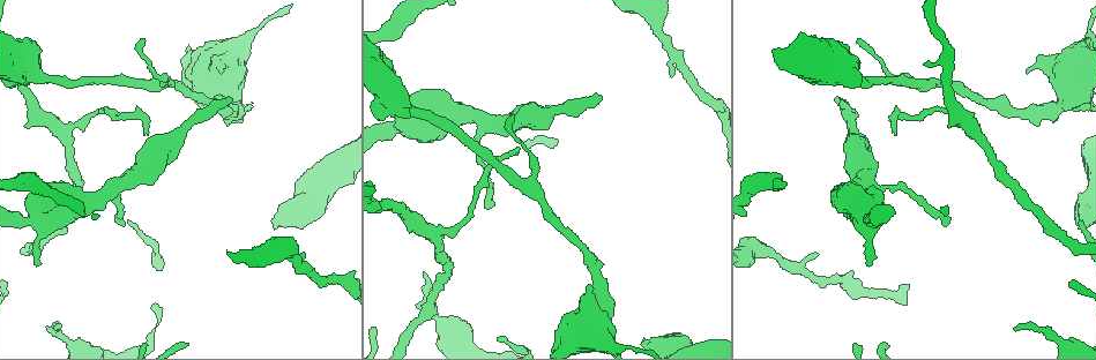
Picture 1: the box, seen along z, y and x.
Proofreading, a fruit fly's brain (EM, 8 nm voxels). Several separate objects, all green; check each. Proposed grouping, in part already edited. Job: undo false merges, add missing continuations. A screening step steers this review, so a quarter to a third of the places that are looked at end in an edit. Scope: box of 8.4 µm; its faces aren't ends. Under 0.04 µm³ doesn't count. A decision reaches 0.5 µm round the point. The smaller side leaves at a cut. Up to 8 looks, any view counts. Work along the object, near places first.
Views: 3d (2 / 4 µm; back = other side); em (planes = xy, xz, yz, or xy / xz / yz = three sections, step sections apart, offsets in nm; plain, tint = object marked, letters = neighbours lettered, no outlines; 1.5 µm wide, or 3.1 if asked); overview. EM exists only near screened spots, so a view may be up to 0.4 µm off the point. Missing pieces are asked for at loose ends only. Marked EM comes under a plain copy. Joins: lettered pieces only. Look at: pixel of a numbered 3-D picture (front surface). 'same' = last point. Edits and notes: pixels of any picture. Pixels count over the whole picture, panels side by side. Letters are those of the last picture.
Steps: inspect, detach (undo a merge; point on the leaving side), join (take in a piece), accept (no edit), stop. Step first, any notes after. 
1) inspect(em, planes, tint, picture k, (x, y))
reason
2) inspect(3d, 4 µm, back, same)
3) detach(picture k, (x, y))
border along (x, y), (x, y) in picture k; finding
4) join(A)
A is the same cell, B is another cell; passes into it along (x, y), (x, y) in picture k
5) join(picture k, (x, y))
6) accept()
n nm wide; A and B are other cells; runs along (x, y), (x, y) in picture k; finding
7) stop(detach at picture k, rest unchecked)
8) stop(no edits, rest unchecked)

inspect(3d, 4 µm, picture 1, (871, 223))
thick turns thin

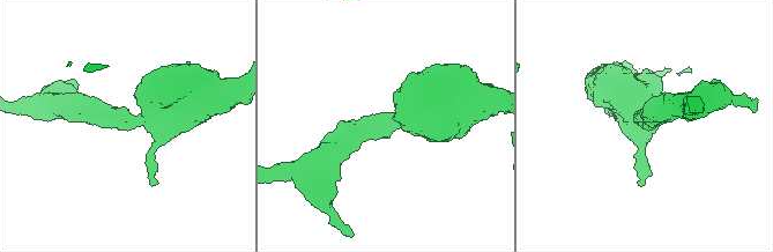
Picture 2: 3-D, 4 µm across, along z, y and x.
inspect(em, planes, letters, picture 2, (642, 122))

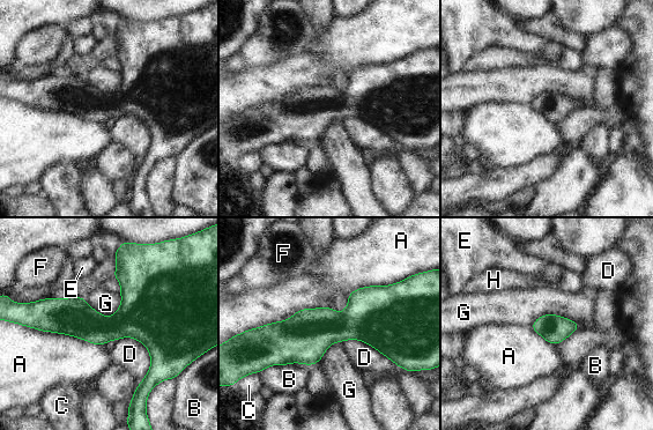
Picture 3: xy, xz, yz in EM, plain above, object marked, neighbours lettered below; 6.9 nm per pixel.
accept()
A, B, C, D, E, F, G and H are other cells; runs along (370, 323), (294, 341), (232, 341) in picture 3; all the same cell

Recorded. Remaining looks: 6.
inspect(em, planes, tint, picture 1, (513, 152))
long arm stops here

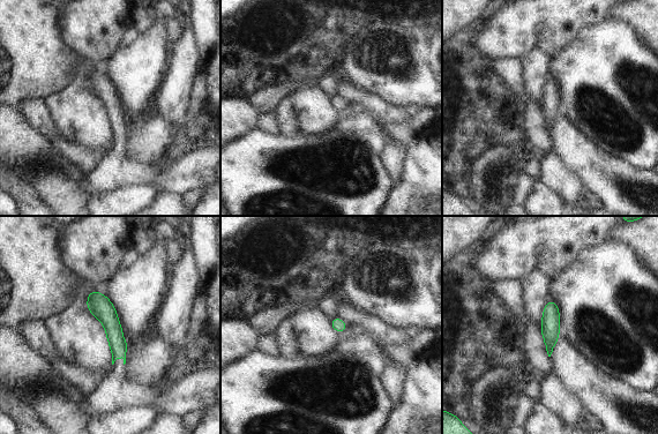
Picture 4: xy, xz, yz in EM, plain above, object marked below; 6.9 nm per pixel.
inspect(em, planes, letters, same)
see the neighbours

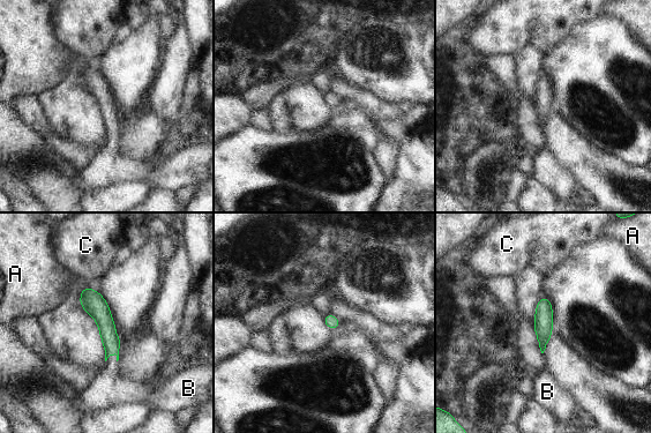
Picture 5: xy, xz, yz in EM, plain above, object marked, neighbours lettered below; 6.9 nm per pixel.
join(B)
B touches over 100 nm; B is the same cell, A and C are other cells; passes into it along (104, 320), (110, 355), (107, 388) in picture 5; the cell continues

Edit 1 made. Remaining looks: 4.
inspect(em, planes, letters, picture 1, (426, 273))
tapers out

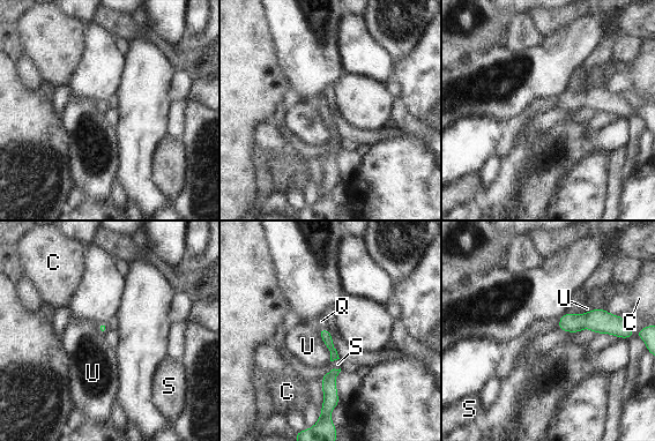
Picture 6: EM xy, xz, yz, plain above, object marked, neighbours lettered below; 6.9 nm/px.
join(Q)
Q is the same cell, C, S and U are other cells; passes into it along (324, 333), (321, 327), (321, 321) in picture 6; the cell continues

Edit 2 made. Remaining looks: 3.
stop(join at picture 5, join at picture 6, rest unchecked)

